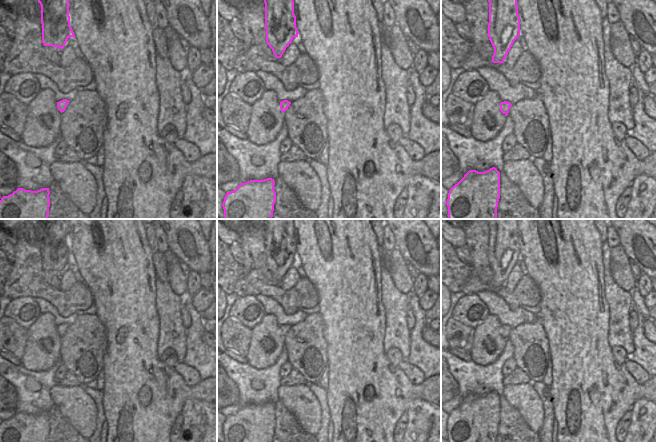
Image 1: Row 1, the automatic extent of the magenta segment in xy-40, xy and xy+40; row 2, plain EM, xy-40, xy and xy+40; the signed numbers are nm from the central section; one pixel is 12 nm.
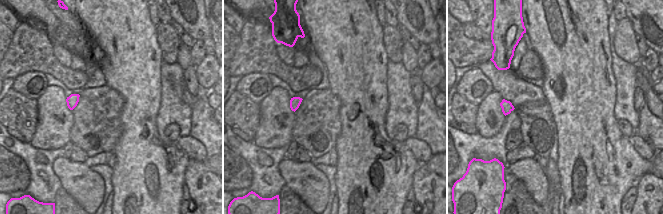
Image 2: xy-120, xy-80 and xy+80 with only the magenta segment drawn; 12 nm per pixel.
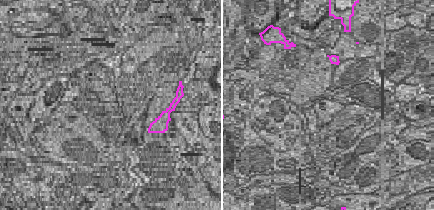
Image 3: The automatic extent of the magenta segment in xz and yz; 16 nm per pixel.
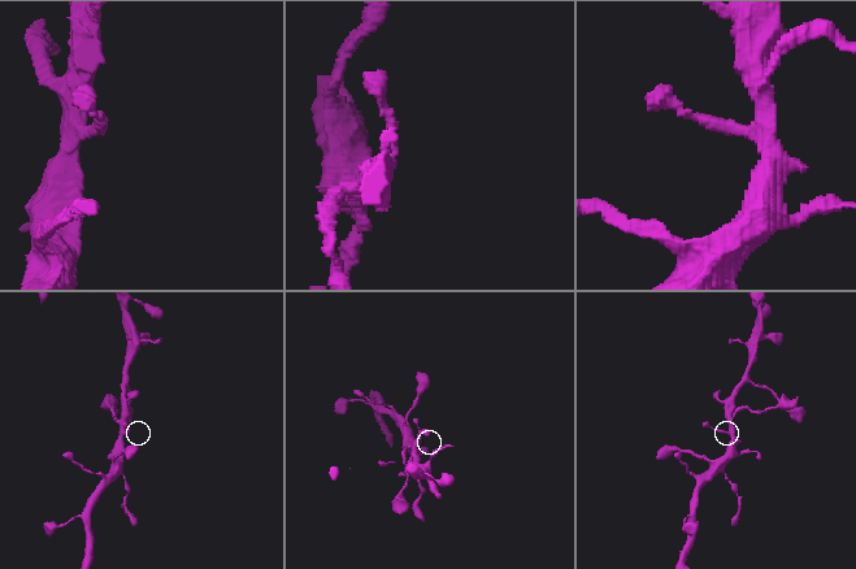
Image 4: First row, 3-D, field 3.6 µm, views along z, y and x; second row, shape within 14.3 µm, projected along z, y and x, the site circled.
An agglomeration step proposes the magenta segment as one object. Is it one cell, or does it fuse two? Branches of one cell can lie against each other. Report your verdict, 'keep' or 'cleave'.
keep

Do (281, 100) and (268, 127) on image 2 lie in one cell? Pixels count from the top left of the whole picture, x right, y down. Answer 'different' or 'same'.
same

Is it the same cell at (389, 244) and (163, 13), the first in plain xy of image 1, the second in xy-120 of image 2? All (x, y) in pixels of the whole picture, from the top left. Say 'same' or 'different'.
same

